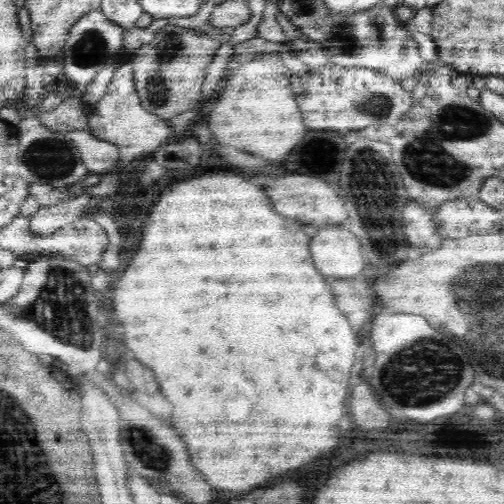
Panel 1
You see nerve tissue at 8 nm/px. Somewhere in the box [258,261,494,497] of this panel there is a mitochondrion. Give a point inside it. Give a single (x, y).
(428, 369)

